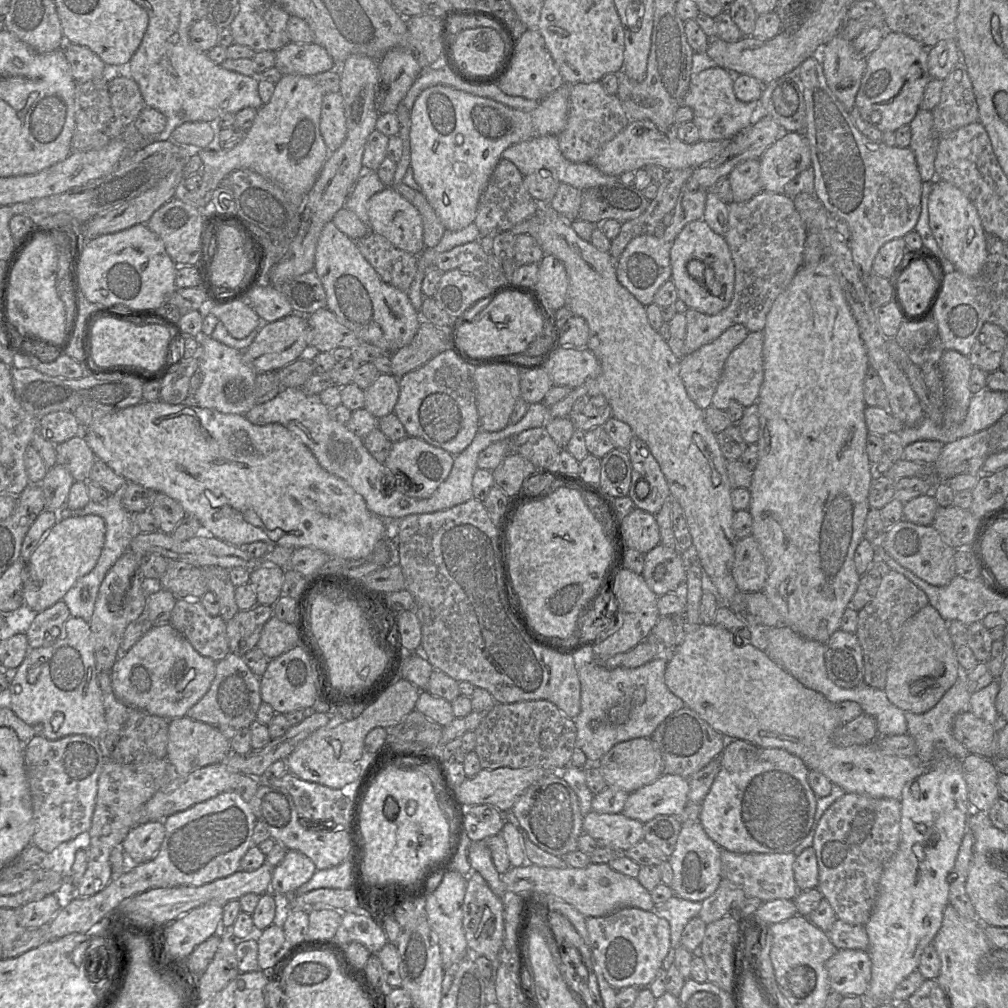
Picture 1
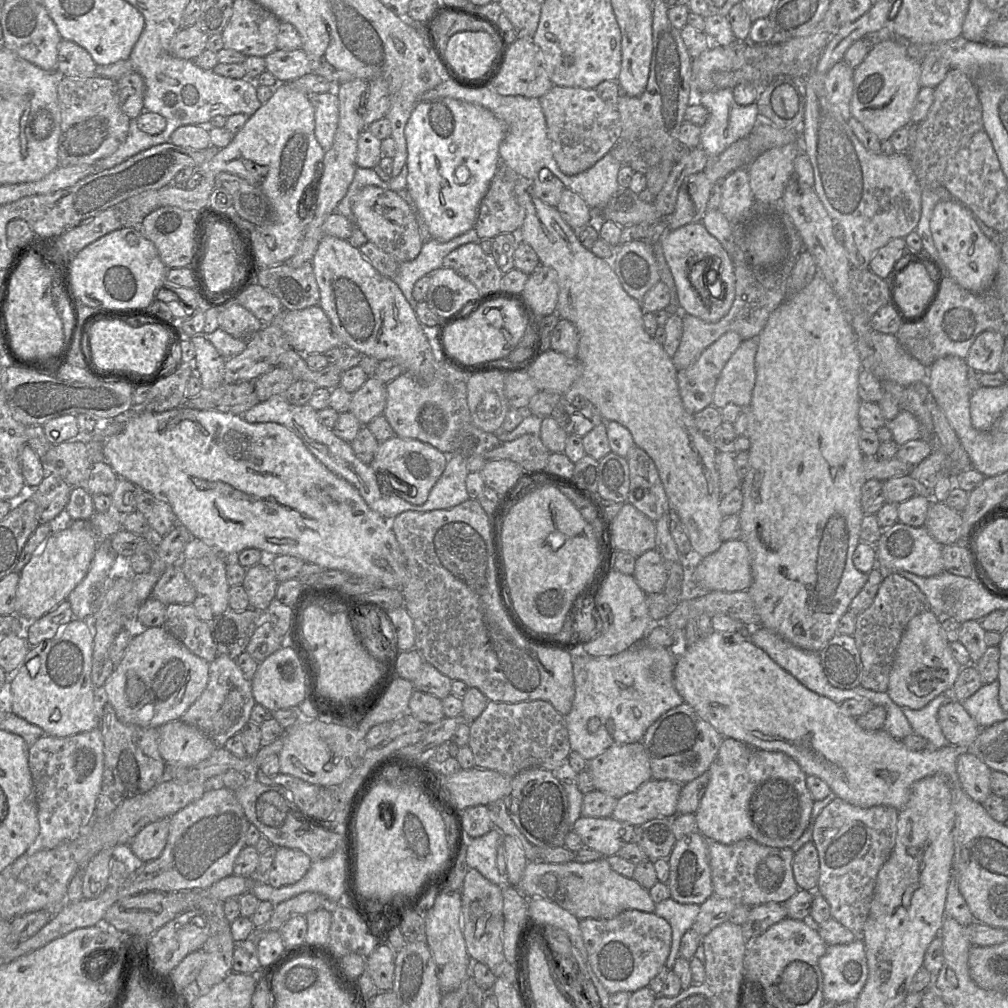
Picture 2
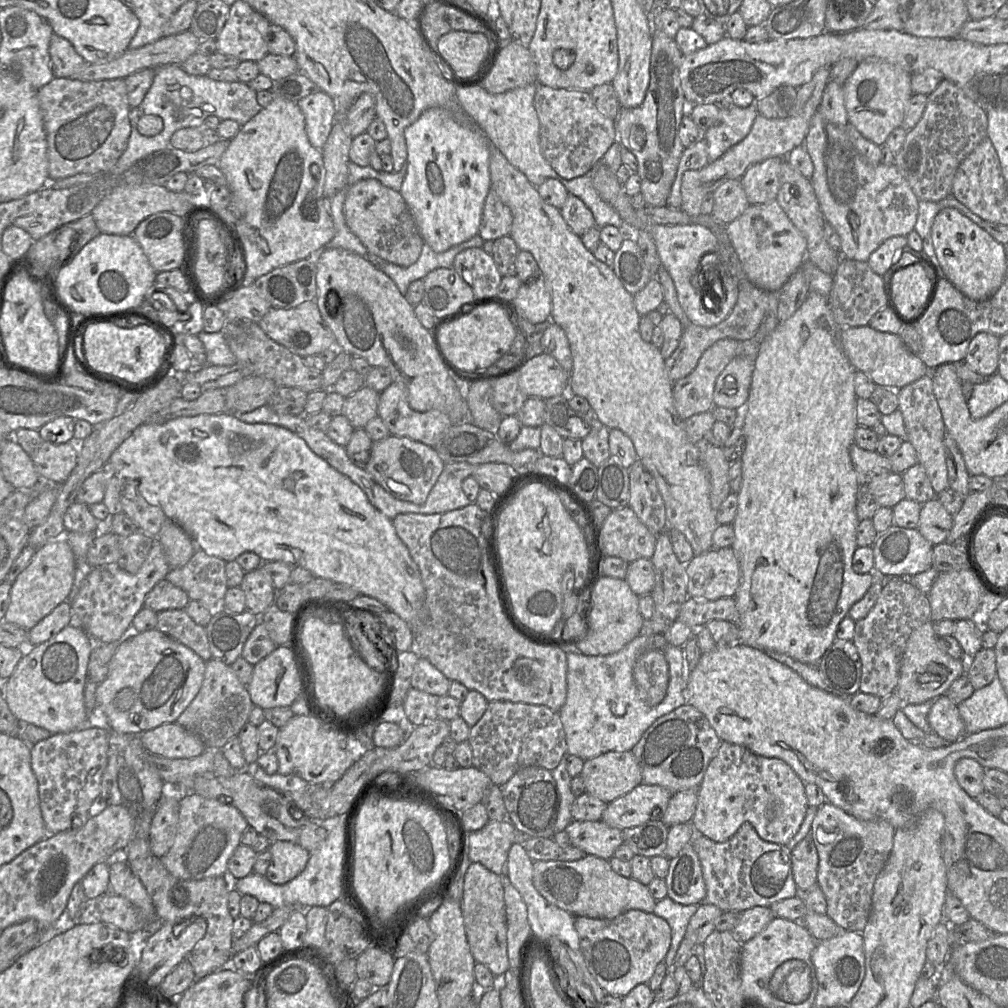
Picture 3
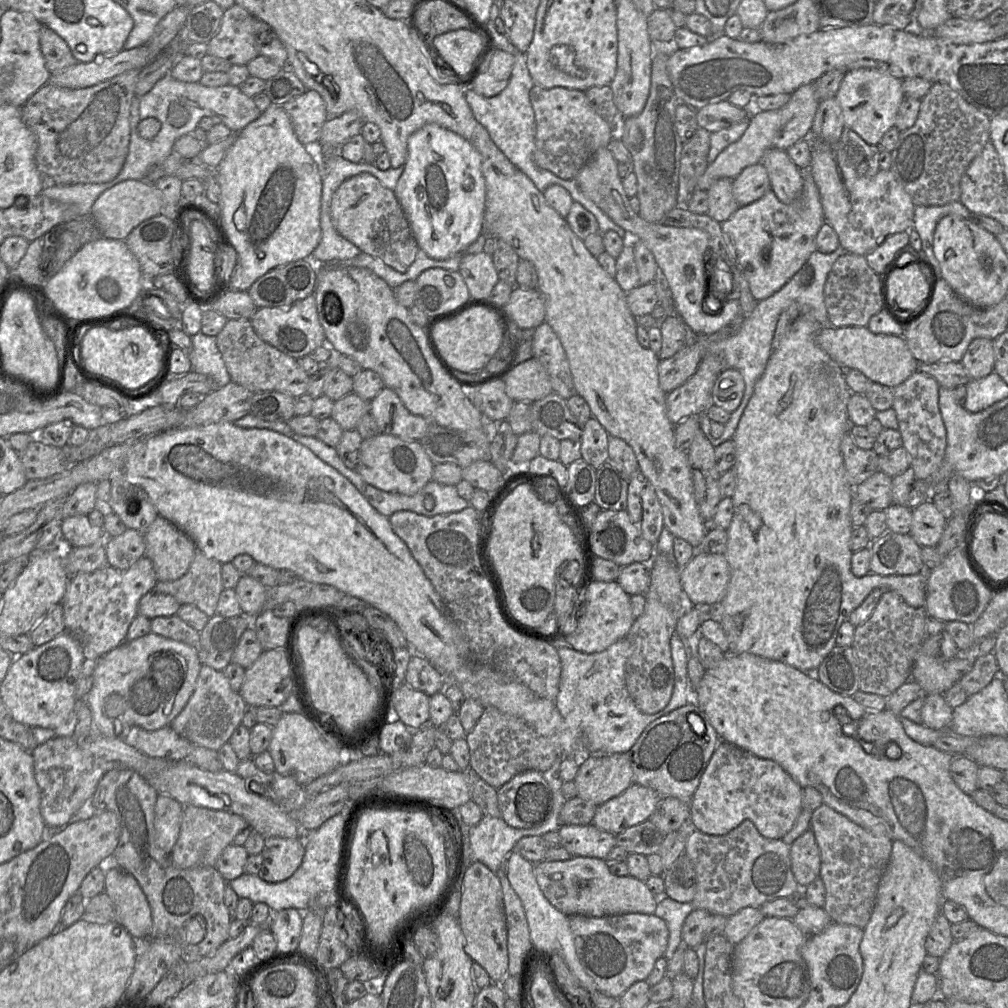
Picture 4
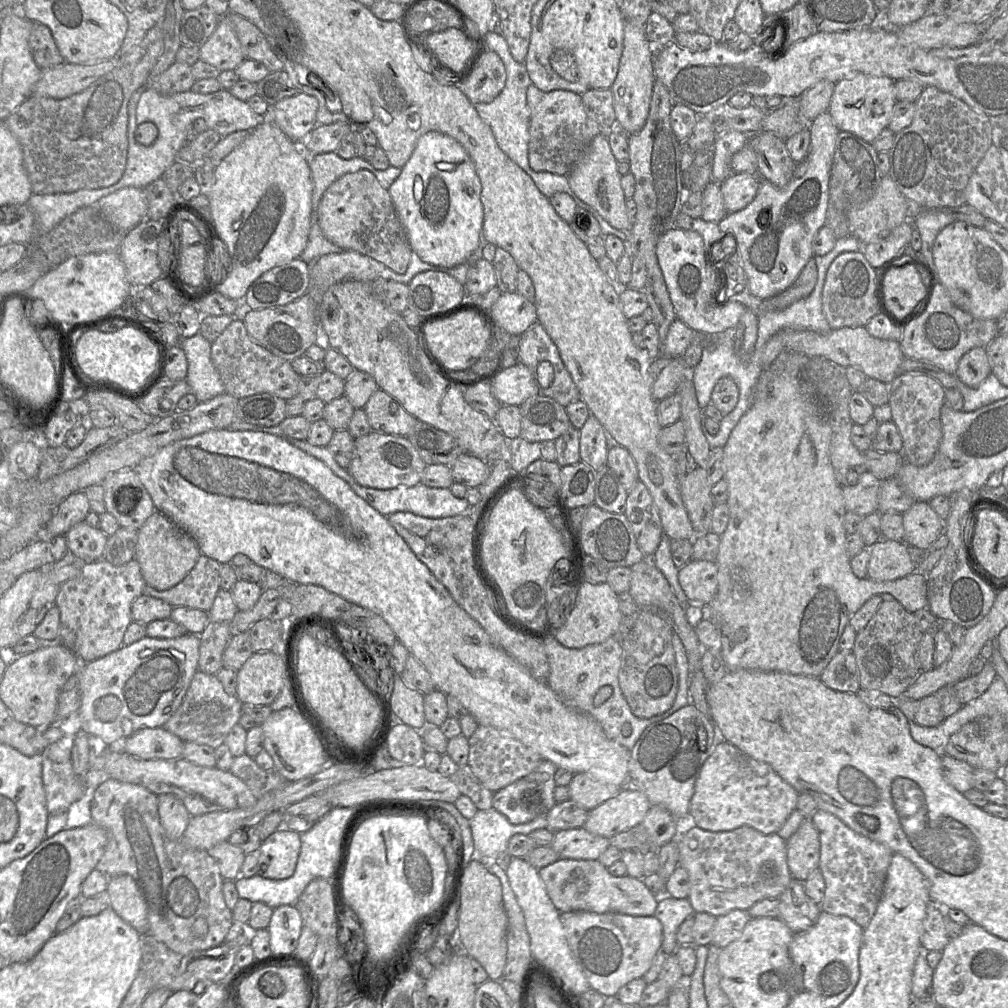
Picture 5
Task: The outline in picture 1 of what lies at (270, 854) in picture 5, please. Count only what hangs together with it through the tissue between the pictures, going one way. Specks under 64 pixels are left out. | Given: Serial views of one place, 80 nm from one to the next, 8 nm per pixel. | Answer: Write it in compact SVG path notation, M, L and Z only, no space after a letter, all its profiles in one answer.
M288 850L284 859L273 868L270 892L276 896L293 896L316 871L314 863L303 853Z

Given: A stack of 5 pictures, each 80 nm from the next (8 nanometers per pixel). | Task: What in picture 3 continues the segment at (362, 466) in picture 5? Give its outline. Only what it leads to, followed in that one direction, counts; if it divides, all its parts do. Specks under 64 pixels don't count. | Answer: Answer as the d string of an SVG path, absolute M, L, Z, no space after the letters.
M388 437L373 442L370 459L365 465L372 478L396 499L422 505L445 468L435 449L407 437Z

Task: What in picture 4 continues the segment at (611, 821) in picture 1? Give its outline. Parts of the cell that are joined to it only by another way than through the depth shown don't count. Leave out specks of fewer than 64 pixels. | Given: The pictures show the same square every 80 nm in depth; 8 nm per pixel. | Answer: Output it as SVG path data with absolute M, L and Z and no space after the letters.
M593 824L561 825L558 828L560 846L572 857L594 857L605 860L616 845L616 835L601 830Z

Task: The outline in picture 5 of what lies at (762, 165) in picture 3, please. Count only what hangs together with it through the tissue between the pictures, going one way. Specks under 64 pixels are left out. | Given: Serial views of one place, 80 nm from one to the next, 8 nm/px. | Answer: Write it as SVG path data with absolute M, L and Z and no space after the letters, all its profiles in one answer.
M733 173L720 183L727 213L744 209L755 198L761 183L758 174Z

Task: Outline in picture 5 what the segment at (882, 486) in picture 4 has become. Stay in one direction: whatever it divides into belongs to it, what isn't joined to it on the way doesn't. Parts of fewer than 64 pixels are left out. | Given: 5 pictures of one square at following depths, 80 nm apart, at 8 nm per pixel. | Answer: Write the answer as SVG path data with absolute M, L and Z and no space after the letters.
M870 472L863 473L857 483L842 487L847 512L866 516L877 511L881 480Z

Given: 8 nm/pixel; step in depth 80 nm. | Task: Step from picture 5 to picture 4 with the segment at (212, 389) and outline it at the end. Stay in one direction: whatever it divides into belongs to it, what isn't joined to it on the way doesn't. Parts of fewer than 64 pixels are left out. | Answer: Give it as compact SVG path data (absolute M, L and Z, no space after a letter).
M199 331L191 336L191 340L192 348L189 357L192 371L211 376L218 388L227 385L231 378L217 347L216 337L205 335Z

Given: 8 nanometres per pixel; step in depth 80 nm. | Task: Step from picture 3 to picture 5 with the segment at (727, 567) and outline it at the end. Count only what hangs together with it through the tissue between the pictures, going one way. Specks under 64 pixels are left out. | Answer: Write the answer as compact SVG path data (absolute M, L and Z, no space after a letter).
M693 559L678 570L679 584L690 605L703 607L714 598L717 572L716 562Z

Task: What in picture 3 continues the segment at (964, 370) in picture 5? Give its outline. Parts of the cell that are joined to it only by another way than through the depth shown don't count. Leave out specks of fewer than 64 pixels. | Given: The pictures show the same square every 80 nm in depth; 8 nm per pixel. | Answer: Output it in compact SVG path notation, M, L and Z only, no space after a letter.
M988 332L976 334L968 346L964 363L984 377L997 373L999 338Z

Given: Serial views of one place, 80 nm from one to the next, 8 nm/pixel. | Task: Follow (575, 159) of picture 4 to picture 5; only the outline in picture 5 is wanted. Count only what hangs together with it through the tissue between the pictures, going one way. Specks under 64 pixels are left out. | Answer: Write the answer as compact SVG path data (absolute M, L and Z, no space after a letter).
M532 83L527 88L526 99L530 110L528 160L531 169L567 175L592 139L604 132L603 129L588 116L581 95L572 91L542 92Z

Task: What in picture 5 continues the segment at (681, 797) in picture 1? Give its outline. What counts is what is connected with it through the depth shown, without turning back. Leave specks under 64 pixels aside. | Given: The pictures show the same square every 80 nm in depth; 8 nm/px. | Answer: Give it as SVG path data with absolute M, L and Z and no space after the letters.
M632 786L623 787L617 795L588 811L582 827L592 834L611 838L642 823L650 808L643 792Z

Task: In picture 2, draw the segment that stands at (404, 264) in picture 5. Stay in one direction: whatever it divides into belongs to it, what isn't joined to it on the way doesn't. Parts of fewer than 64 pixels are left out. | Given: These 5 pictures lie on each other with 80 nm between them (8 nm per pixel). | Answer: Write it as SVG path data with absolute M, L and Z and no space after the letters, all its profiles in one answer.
M366 186L354 197L353 222L369 242L392 256L398 262L414 260L424 244L414 207L397 192L377 186Z

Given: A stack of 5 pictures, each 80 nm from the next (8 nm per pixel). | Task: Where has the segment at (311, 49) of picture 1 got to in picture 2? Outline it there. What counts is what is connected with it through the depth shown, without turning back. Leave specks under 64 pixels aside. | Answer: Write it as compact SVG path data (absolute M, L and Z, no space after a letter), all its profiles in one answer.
M302 48L277 49L264 59L266 71L272 73L279 82L288 82L312 72L310 60Z

